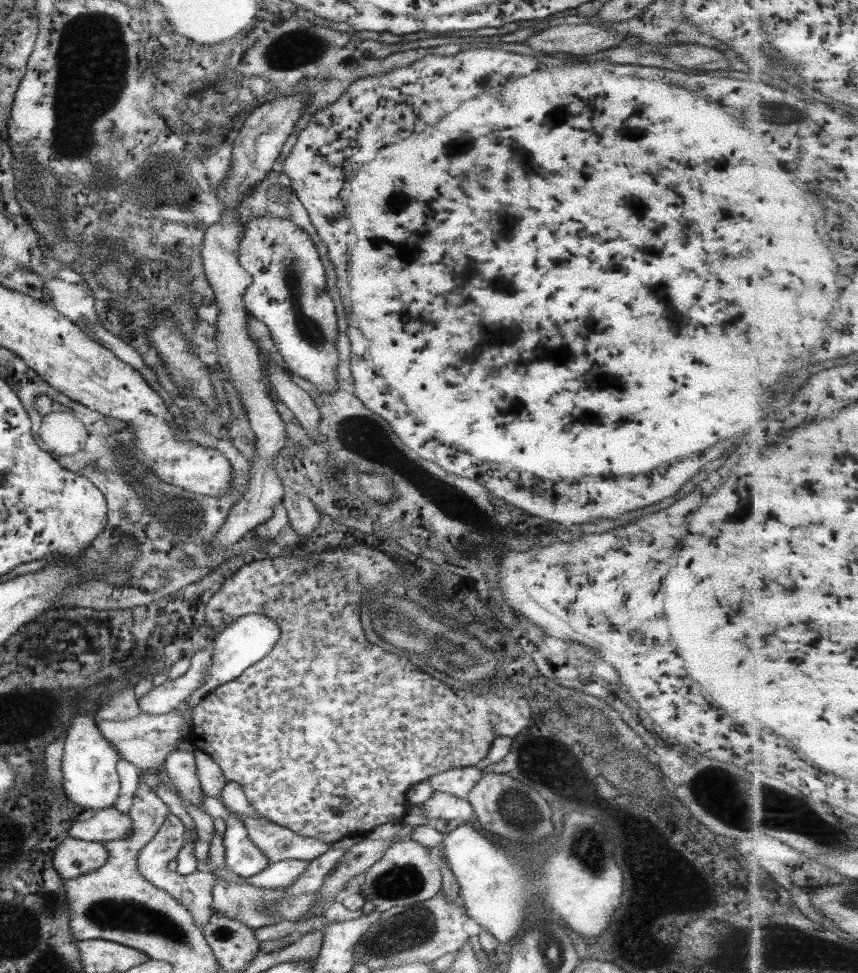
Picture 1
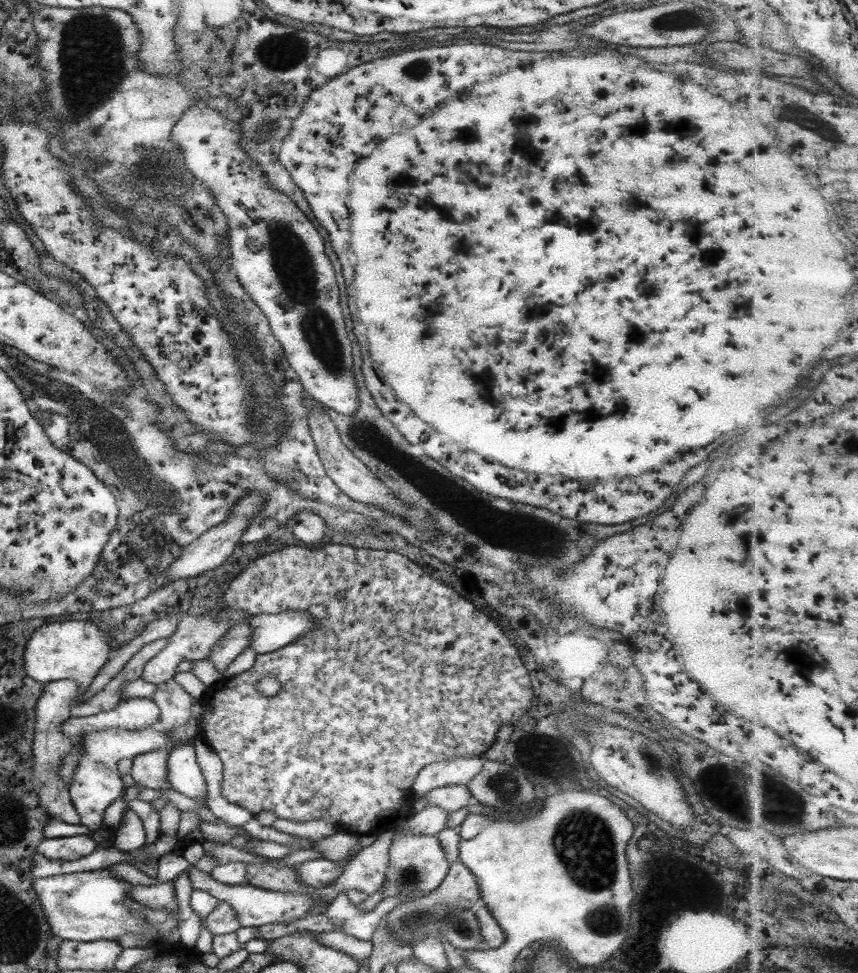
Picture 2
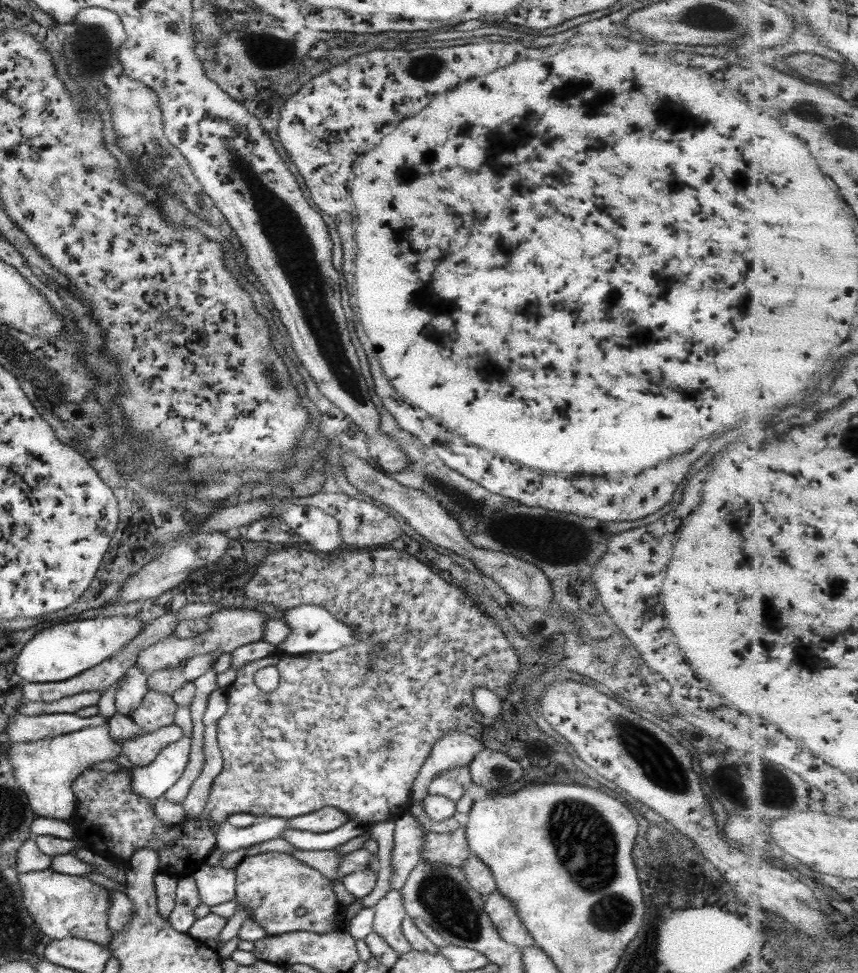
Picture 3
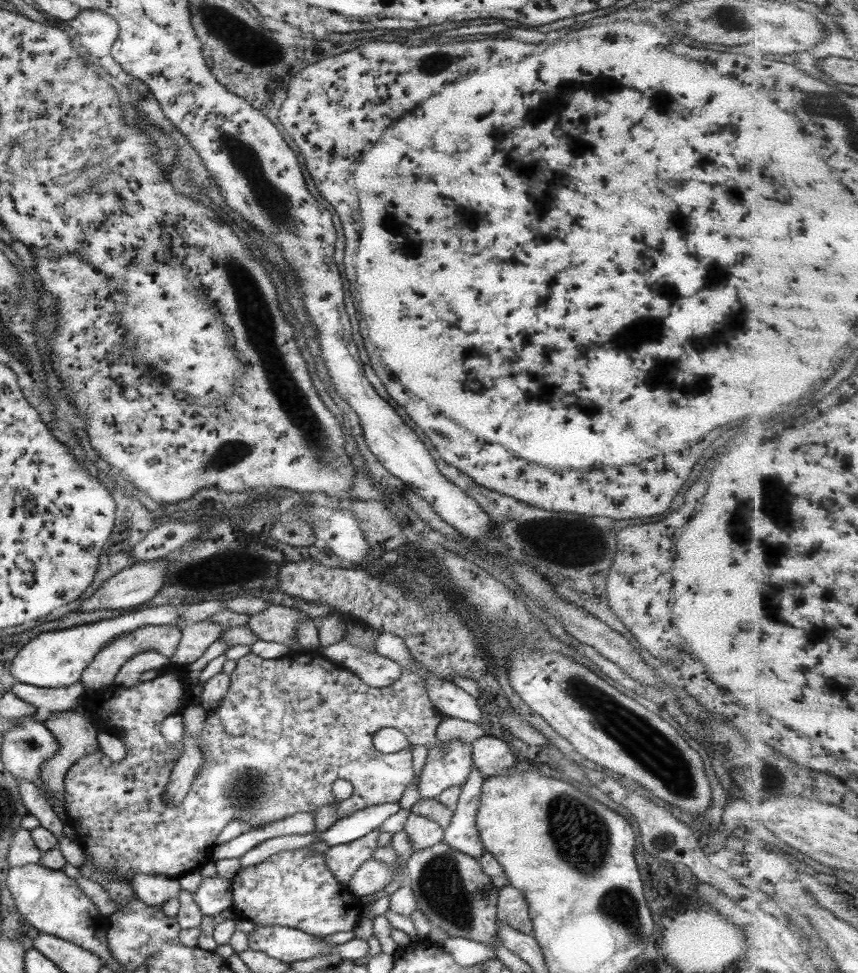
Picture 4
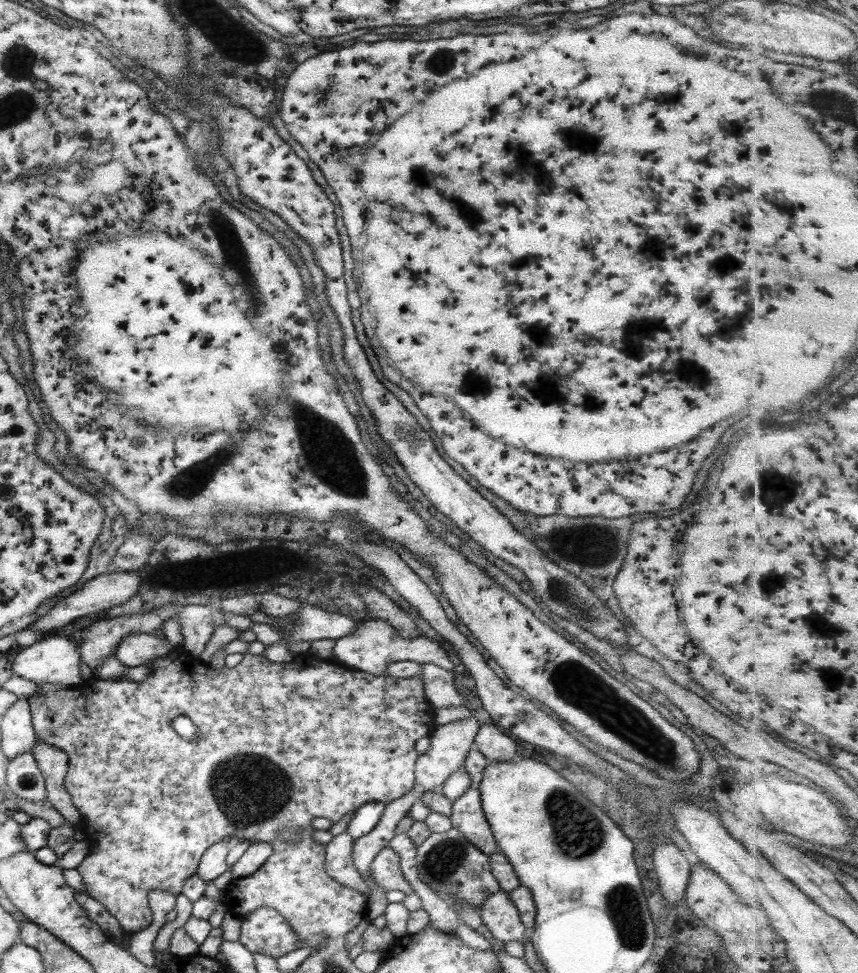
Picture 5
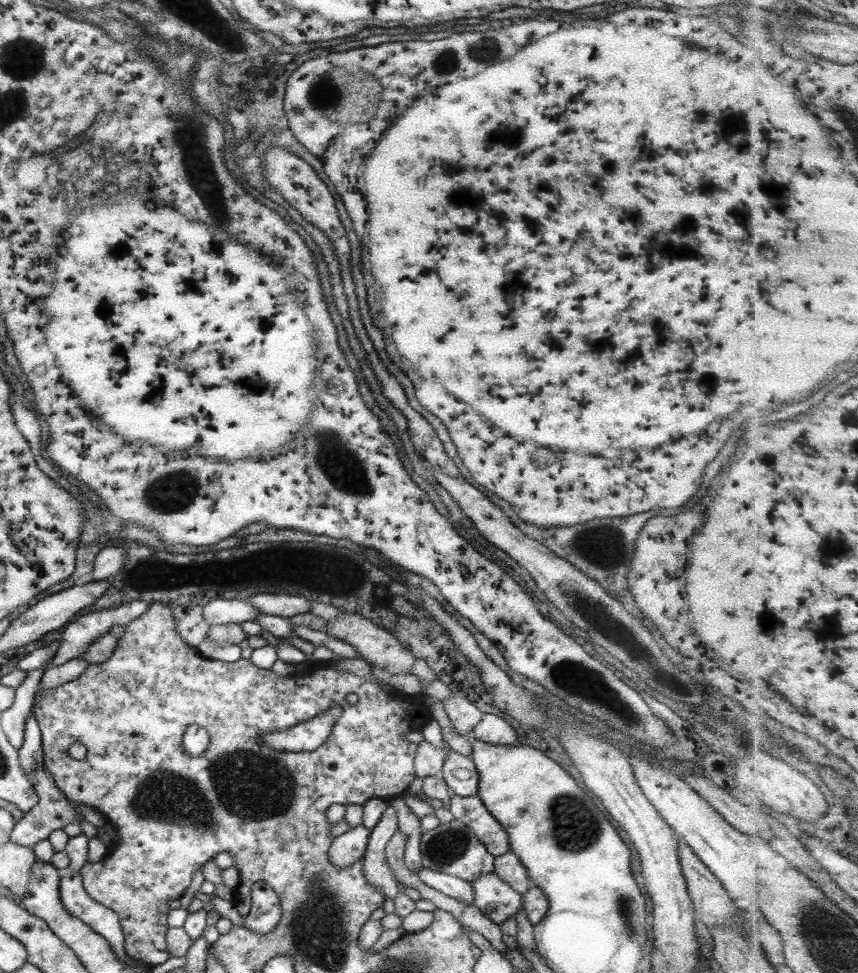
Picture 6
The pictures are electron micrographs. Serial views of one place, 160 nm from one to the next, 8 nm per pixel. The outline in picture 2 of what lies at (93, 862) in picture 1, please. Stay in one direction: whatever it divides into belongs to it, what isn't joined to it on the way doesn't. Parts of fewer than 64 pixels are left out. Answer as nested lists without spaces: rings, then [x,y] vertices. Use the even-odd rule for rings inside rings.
[[[85,834],[65,838],[44,838],[36,846],[36,854],[49,860],[77,860],[93,852],[97,843]]]

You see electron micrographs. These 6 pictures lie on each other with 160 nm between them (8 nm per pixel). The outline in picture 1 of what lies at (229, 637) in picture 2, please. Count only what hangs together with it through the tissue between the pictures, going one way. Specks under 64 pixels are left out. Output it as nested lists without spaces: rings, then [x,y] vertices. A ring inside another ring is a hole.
[[[212,645],[197,651],[191,657],[188,670],[175,678],[175,680],[167,680],[157,687],[152,686],[151,690],[137,698],[140,712],[145,714],[165,714],[176,709],[179,704],[186,701],[192,692],[201,686],[201,680],[209,664],[211,664],[211,648]]]

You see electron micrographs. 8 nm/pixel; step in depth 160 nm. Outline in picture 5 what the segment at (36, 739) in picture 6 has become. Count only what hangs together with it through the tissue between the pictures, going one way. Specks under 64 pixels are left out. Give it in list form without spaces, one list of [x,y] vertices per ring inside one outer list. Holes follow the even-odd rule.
[[[30,751],[7,760],[4,781],[17,798],[27,802],[41,802],[46,799],[44,782]]]

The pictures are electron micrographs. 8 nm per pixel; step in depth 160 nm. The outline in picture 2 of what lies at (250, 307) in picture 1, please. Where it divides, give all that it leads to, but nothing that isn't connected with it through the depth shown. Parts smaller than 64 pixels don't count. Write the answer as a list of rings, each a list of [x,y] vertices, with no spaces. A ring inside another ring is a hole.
[[[195,104],[185,110],[181,120],[171,130],[171,140],[183,148],[189,172],[208,188],[226,216],[230,271],[267,319],[270,332],[286,357],[289,369],[296,372],[303,390],[312,400],[347,416],[357,406],[357,392],[351,376],[351,342],[345,338],[341,308],[337,306],[333,268],[323,254],[323,240],[309,220],[303,220],[303,214],[295,208],[295,204],[266,183],[258,164],[242,151],[238,136],[237,124],[225,122],[217,116],[217,112],[207,110],[203,104]]]

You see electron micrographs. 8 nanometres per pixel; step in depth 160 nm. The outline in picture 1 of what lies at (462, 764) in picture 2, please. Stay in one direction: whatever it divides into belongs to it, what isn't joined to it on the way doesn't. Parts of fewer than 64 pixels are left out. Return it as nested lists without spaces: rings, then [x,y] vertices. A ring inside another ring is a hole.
[[[464,766],[434,774],[428,778],[428,781],[437,792],[465,799],[474,784],[481,780],[482,775],[481,770],[474,766]]]

